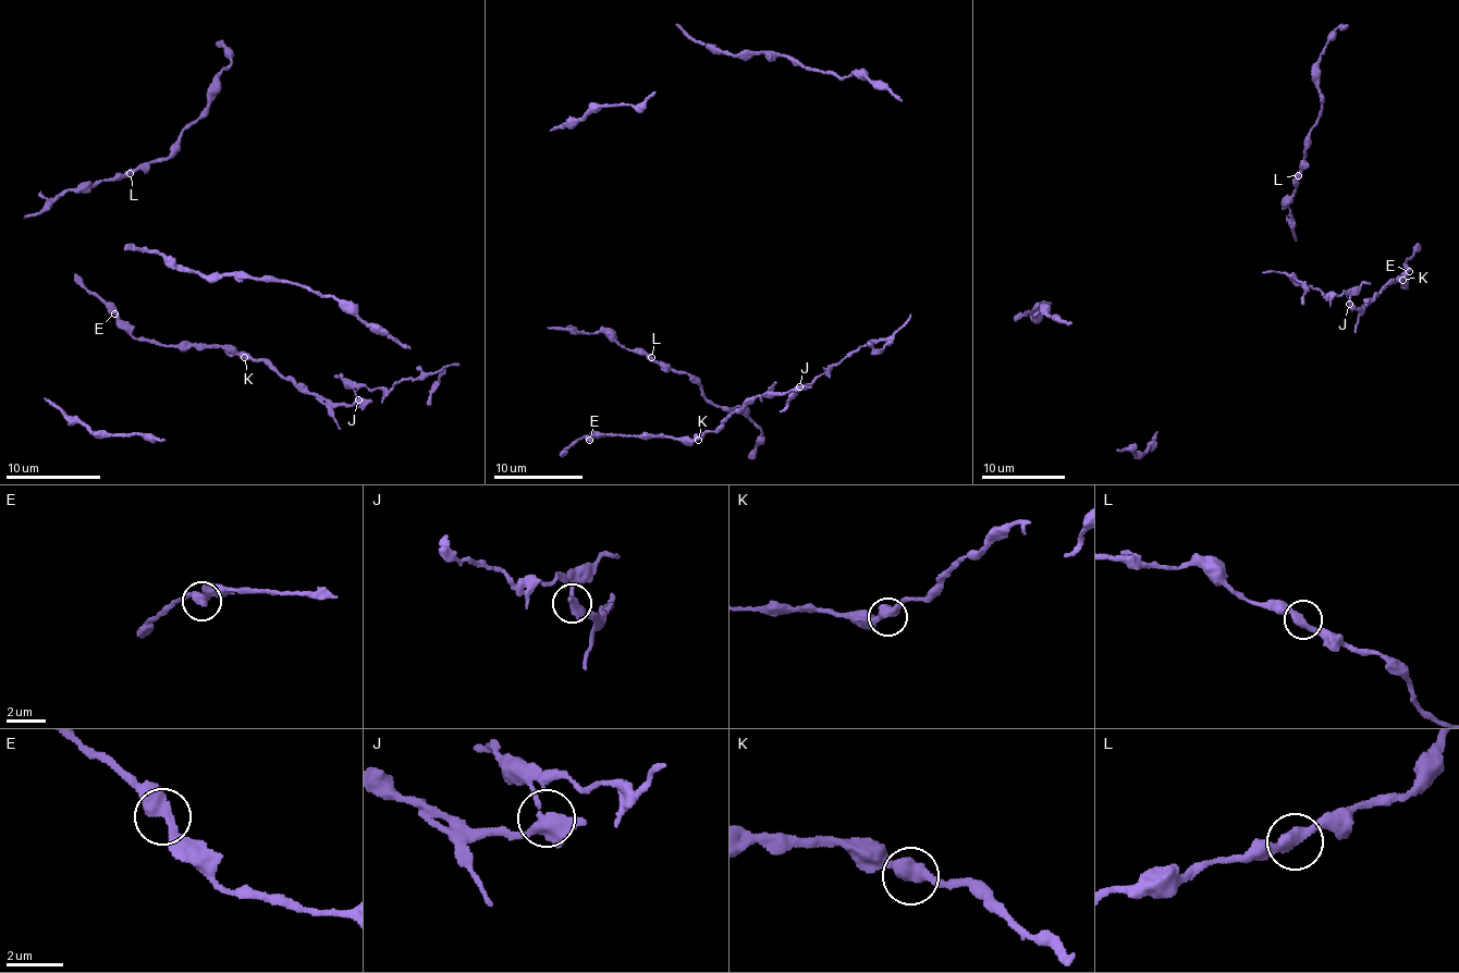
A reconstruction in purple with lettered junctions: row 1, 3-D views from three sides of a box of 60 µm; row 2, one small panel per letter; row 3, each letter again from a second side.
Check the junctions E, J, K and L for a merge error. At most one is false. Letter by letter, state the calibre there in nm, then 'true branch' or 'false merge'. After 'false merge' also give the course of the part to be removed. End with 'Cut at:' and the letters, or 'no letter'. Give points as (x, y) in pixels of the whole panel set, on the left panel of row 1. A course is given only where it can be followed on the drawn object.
E: calibre 440 nm; true branch
J: calibre 400 nm; false merge; course (358, 401), (355, 393), (359, 388), (389, 391), (394, 384), (438, 372), (457, 364)
K: calibre 480 nm; true branch
L: calibre 380 nm; true branch
Cut at: J

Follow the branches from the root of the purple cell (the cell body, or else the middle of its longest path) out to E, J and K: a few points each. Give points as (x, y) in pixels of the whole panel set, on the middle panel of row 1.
E: (724, 418), (714, 430), (690, 439), (604, 433), (589, 440)
J: (724, 418), (742, 410), (758, 396), (799, 386)
K: (724, 418), (720, 427), (703, 431), (698, 440)

